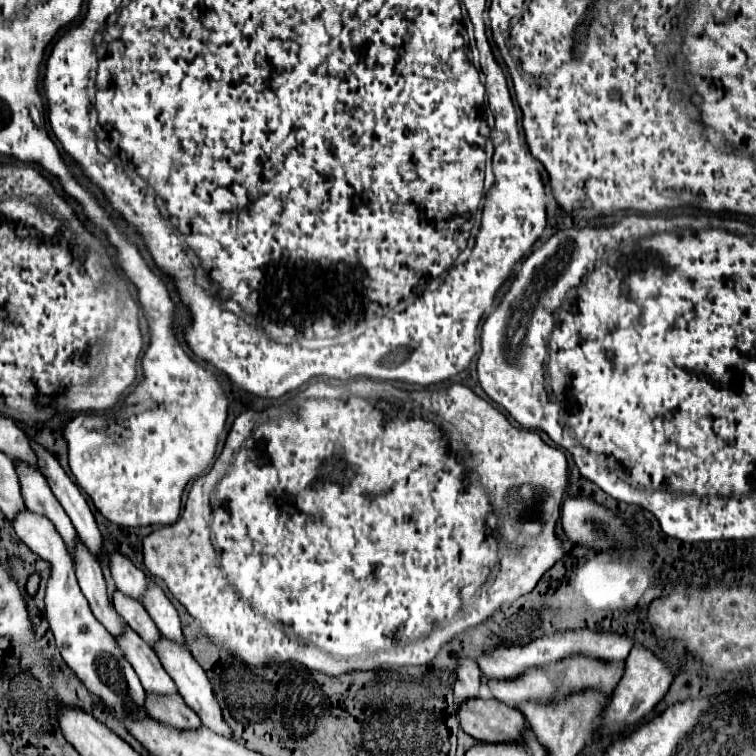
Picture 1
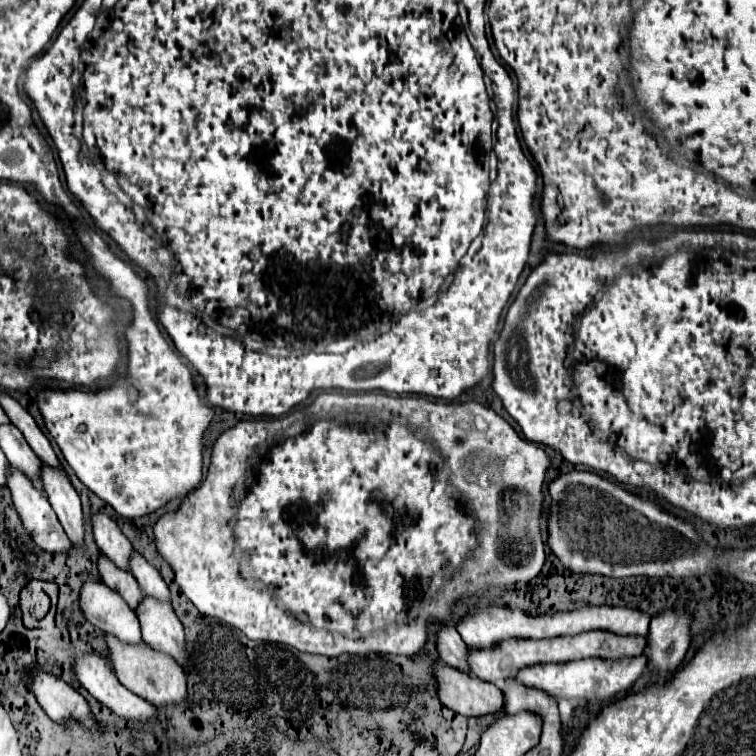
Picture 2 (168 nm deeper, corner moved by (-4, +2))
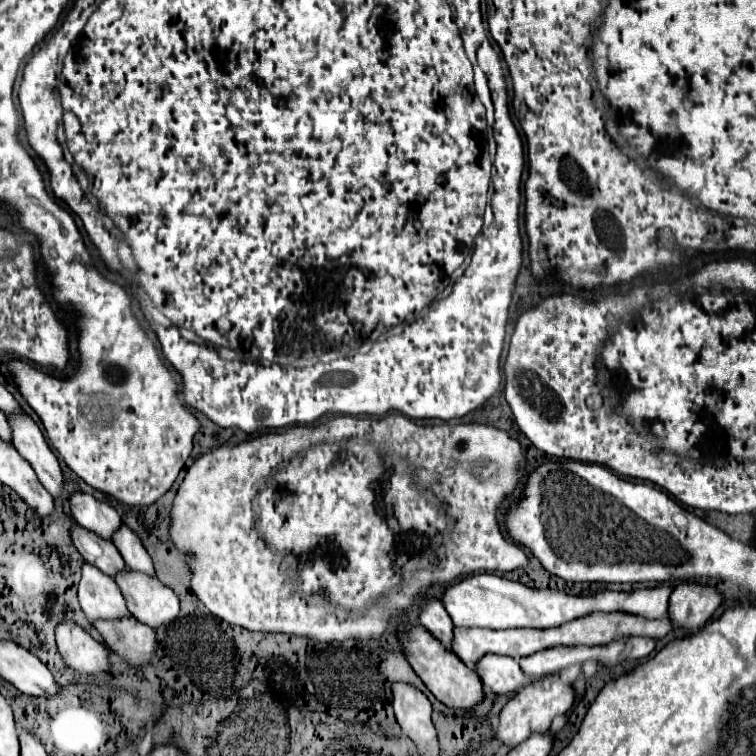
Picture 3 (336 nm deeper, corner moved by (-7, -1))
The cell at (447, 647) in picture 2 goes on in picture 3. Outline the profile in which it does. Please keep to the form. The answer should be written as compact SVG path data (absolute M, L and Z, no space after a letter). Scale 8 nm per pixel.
M430 599L420 611L420 625L432 633L448 651L452 651L454 639L454 625L450 615L446 613L444 605L438 599Z

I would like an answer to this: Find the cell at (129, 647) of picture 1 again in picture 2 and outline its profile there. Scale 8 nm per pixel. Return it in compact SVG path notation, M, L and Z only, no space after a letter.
M85 582L79 592L79 608L83 616L95 626L129 644L141 642L139 620L135 612L103 582Z

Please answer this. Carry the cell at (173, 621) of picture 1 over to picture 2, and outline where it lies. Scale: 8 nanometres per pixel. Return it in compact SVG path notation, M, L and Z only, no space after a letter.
M133 552L133 560L129 560L129 562L131 562L129 572L135 576L141 590L147 596L153 596L153 598L159 598L159 600L169 600L171 598L169 588L167 588L165 580L161 578L161 574L139 552Z

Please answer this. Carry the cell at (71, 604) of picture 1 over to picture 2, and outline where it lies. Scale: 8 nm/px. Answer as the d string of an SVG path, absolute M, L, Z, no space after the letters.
M9 468L7 486L13 494L13 504L23 520L23 526L35 544L47 552L67 552L71 542L65 536L65 530L61 528L51 504L33 480L29 480L23 472Z

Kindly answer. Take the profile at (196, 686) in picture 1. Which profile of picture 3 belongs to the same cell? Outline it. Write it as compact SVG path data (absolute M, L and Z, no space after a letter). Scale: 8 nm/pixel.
M128 569L124 575L116 577L116 583L122 589L128 609L140 623L160 629L168 627L178 617L178 597L156 577Z

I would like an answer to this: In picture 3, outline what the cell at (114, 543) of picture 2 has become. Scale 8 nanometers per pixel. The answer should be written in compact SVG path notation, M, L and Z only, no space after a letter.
M74 493L70 497L70 509L78 525L100 535L106 541L112 541L114 533L122 525L122 519L112 505L96 501L92 495L86 493Z

